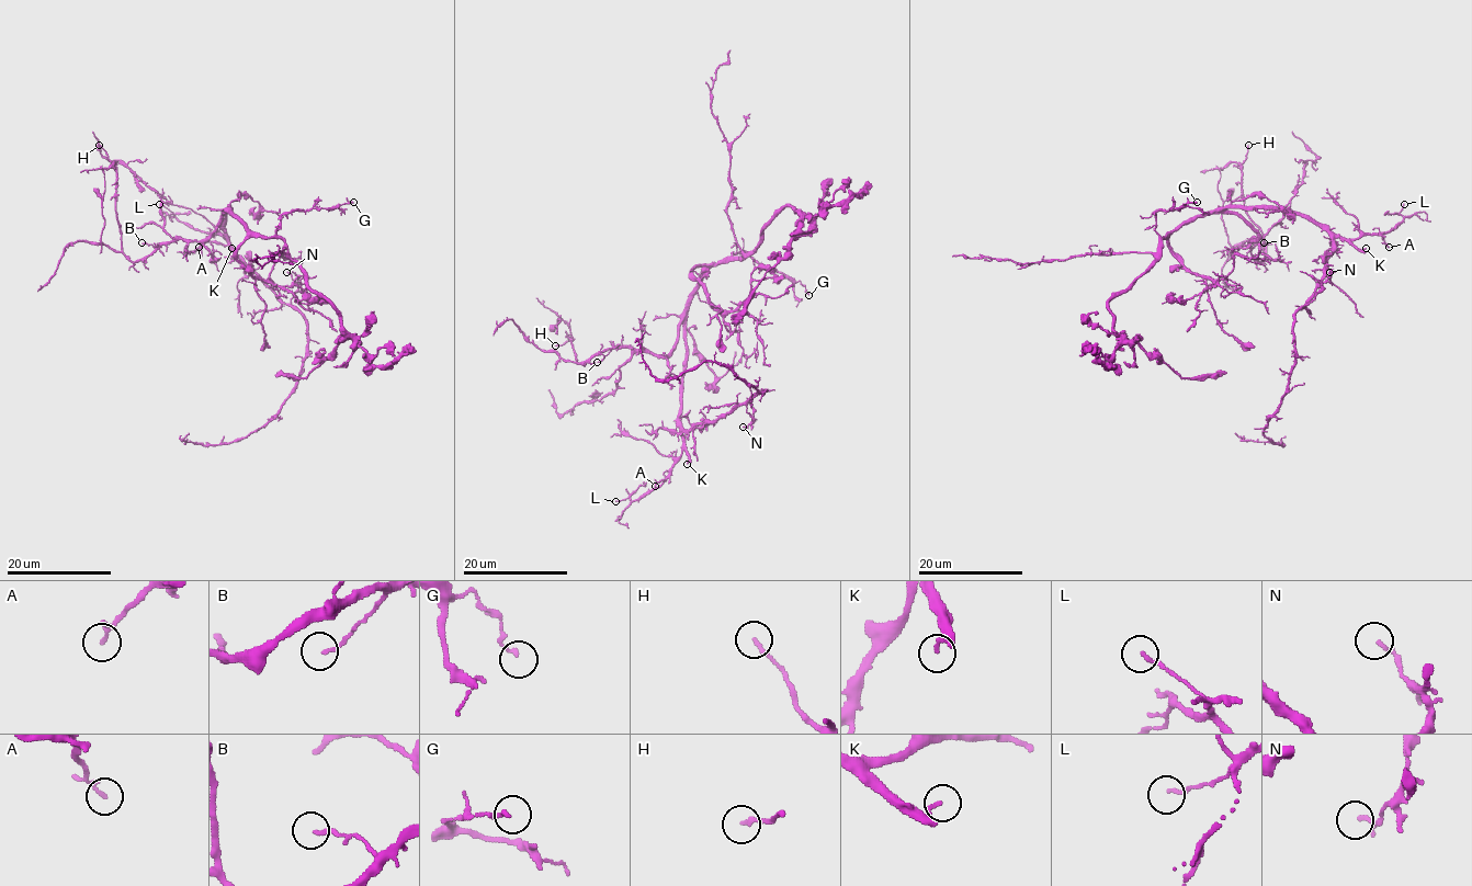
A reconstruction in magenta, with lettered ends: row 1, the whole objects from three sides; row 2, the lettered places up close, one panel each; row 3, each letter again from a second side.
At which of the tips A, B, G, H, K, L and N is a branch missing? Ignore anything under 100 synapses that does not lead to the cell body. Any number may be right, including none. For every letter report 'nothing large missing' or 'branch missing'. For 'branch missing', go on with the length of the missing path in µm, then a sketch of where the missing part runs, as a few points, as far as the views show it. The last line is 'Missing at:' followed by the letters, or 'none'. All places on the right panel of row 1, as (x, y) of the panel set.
A: nothing large missing
B: nothing large missing
G: nothing large missing
H: nothing large missing
K: branch missing | 130 µm
L: nothing large missing
N: nothing large missing
Missing at: K

